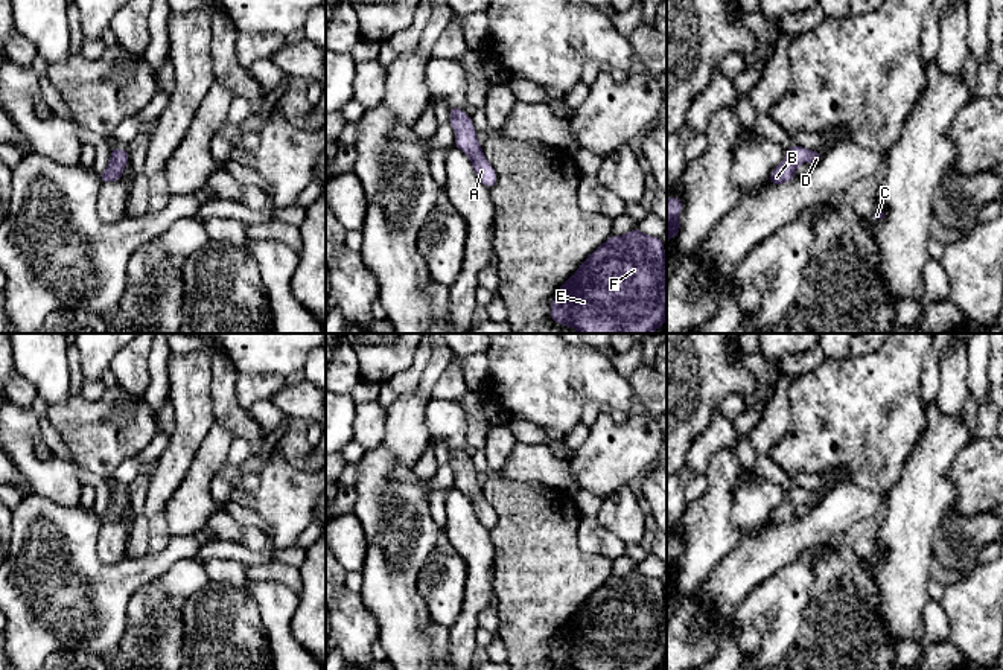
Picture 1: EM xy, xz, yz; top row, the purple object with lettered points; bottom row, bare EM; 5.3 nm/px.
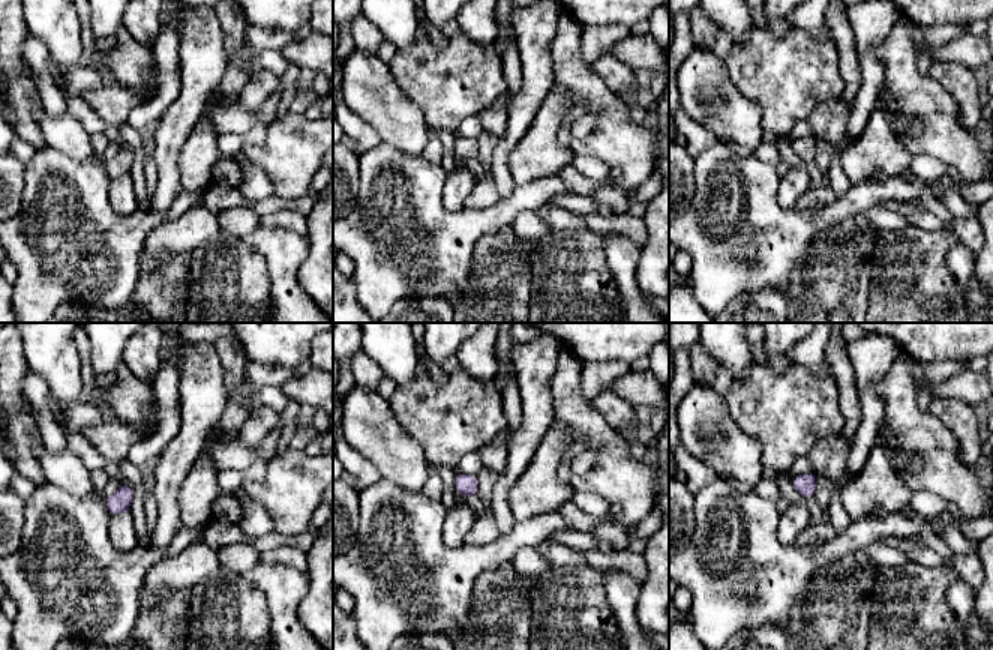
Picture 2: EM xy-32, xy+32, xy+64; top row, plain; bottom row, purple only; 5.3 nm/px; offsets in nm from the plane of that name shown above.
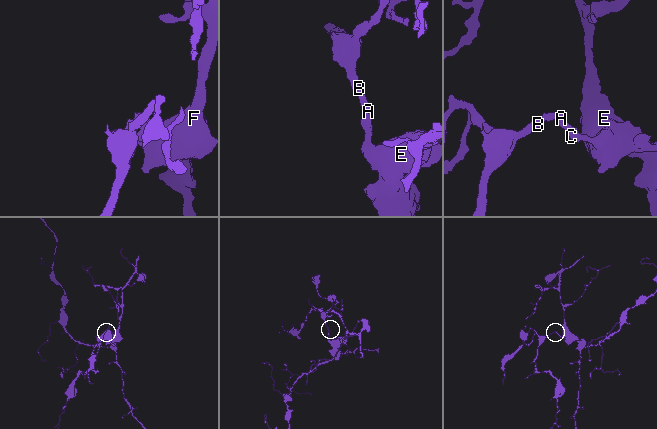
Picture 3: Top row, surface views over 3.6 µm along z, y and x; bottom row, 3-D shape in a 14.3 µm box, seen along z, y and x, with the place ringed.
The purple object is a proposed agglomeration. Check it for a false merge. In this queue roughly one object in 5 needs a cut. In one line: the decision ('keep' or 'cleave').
keep

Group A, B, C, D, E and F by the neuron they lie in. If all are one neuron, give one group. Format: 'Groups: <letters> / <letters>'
Groups: A B C D E F

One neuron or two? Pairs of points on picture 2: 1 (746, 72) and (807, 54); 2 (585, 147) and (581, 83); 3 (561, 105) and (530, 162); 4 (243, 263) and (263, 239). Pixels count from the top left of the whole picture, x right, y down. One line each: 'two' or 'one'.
1: one
2: one
3: one
4: two

